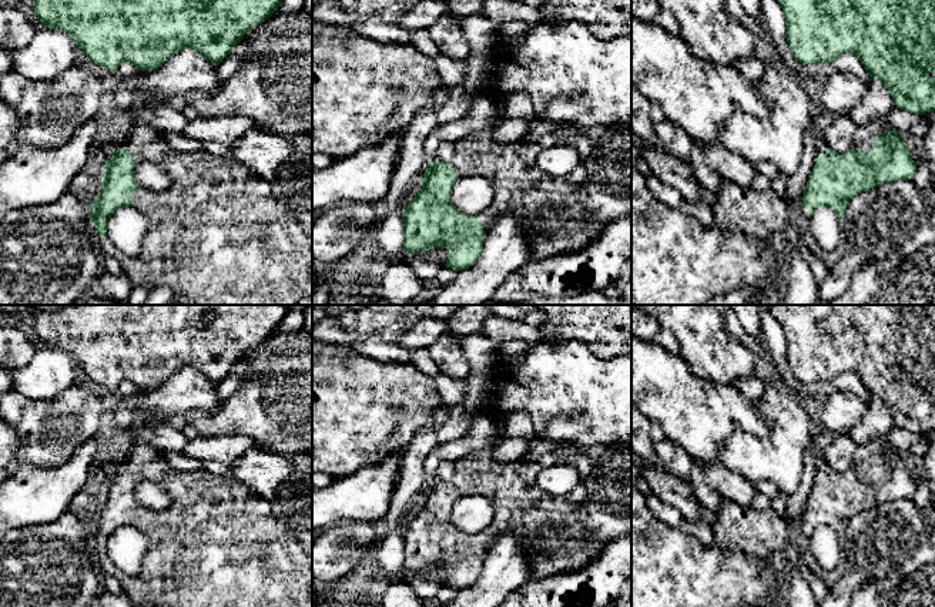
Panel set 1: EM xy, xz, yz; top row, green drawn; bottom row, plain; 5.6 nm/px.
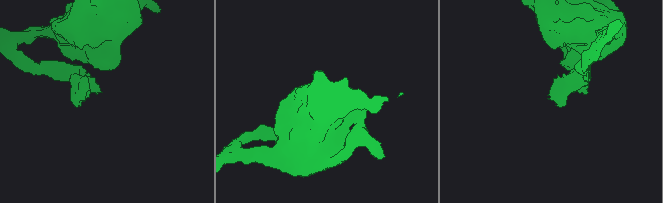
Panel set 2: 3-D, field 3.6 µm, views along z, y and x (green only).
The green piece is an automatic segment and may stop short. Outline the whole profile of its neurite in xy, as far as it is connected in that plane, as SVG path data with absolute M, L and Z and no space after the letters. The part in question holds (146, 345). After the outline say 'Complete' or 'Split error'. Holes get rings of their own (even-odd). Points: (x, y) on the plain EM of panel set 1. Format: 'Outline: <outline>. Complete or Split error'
Outline: M64 305L51 312L34 312L34 332L43 345L68 352L80 372L97 385L117 389L128 380L150 390L184 368L218 385L249 349L277 331L286 312L284 305Z. Complete

